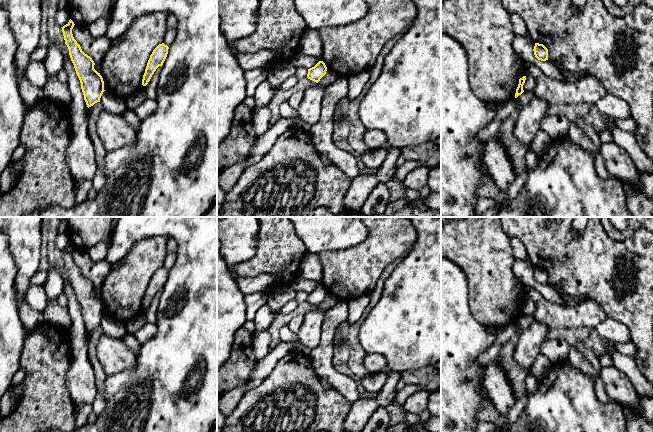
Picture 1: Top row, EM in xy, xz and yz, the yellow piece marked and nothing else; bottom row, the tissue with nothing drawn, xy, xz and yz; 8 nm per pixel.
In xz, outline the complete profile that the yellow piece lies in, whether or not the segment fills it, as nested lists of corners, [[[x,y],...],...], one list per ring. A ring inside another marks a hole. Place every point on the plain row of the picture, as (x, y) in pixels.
[[[319,285],[314,291],[308,293],[307,302],[318,307],[326,298],[327,291],[323,285]]]

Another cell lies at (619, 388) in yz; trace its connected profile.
[[[613,365],[601,367],[598,375],[612,402],[621,405],[623,409],[642,411],[640,403],[641,394],[635,390],[626,374]]]

